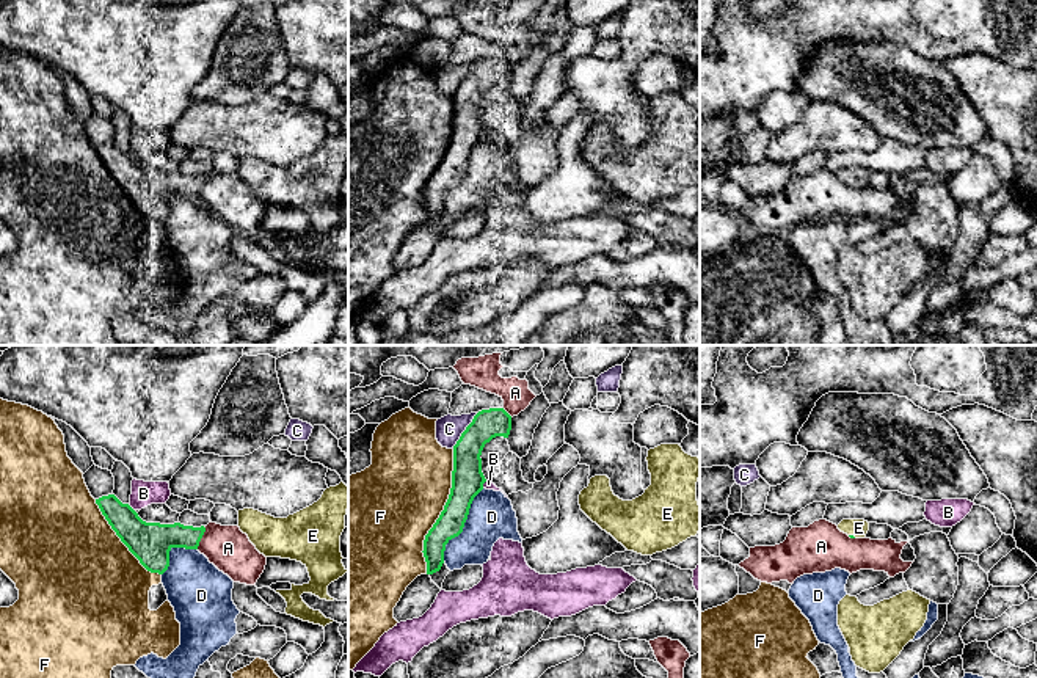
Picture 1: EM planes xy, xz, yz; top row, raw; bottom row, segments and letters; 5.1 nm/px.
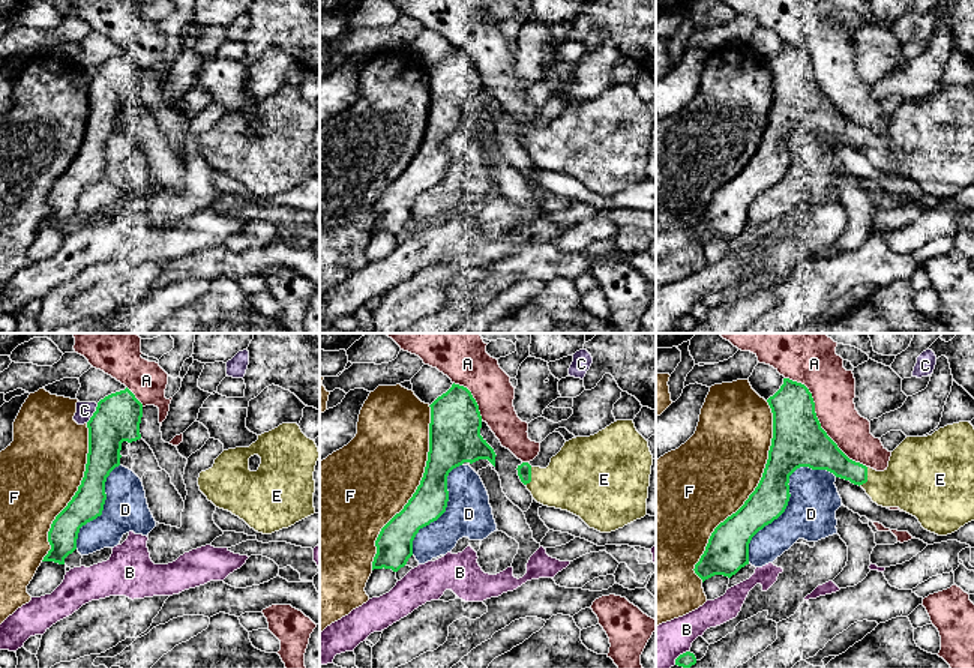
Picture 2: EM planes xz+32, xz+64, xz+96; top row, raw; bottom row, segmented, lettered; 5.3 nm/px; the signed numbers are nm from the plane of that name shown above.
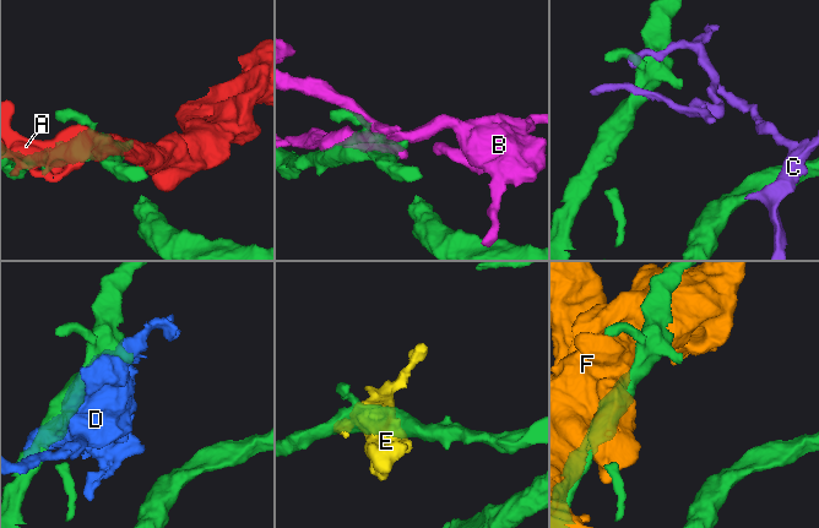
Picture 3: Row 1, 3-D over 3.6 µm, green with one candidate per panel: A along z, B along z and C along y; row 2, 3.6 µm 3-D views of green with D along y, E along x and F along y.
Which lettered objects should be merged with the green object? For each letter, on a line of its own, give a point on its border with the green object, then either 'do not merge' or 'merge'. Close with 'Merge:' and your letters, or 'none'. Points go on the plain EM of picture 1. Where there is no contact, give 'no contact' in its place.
A: meets green in xy at (201, 185); do not merge
B: meets green in xy at (130, 156); do not merge
C: meets green in xz at (465, 79); do not merge
D: meets green in xz at (463, 174); do not merge
E: meets green in yz at (852, 184); merge
F: meets green in xz at (441, 160); do not merge
Merge: E

